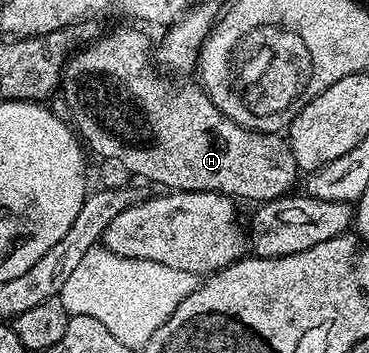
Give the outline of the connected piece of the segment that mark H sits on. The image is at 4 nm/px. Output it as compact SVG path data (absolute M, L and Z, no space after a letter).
M112 30L108 34L108 38L100 38L88 50L85 58L69 57L64 64L64 72L62 75L62 94L64 90L64 102L68 105L68 110L72 113L70 117L71 125L74 127L75 133L82 139L83 145L89 151L100 154L101 159L119 159L128 169L129 175L145 178L148 182L157 182L160 188L167 188L169 191L178 190L209 190L215 194L226 194L233 200L241 200L240 198L249 198L252 204L263 204L273 202L276 198L282 198L293 193L292 185L296 182L296 177L302 174L299 164L294 160L294 152L289 144L287 137L280 134L263 134L257 130L247 130L238 124L234 124L234 120L230 120L226 115L212 103L207 94L199 89L191 90L188 86L175 86L172 82L163 82L160 78L155 78L148 71L147 62L150 62L150 46L148 50L148 38L140 30Z

